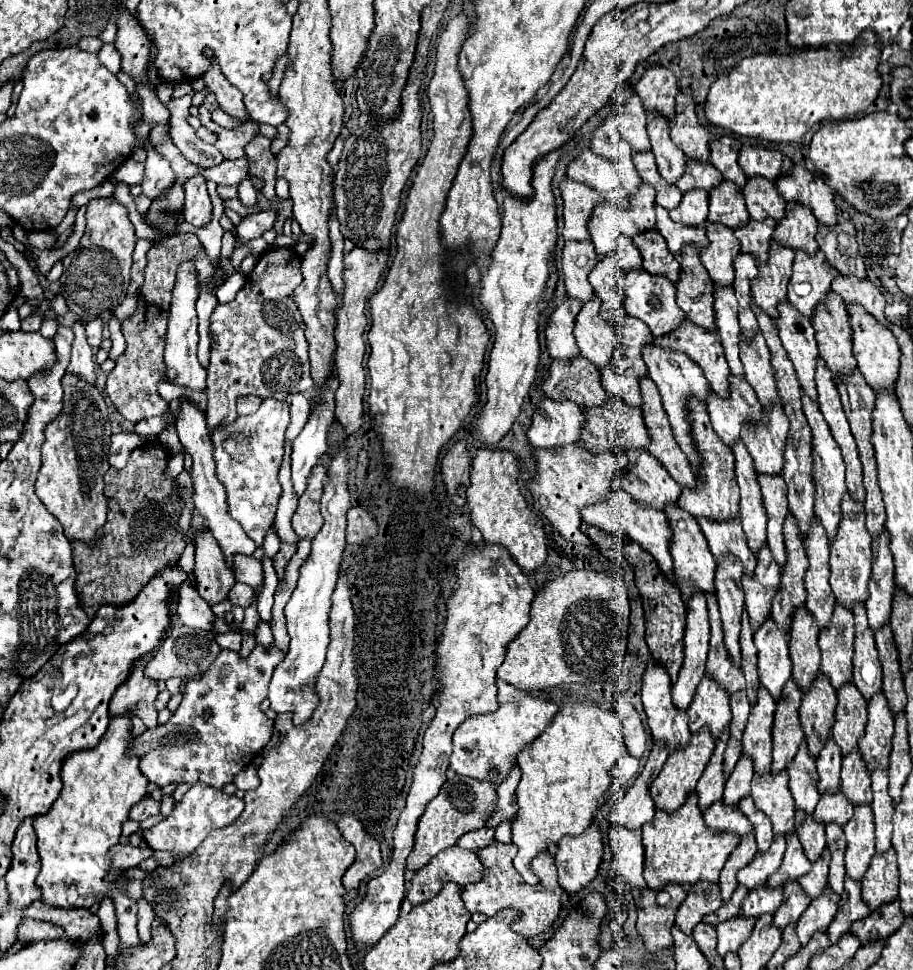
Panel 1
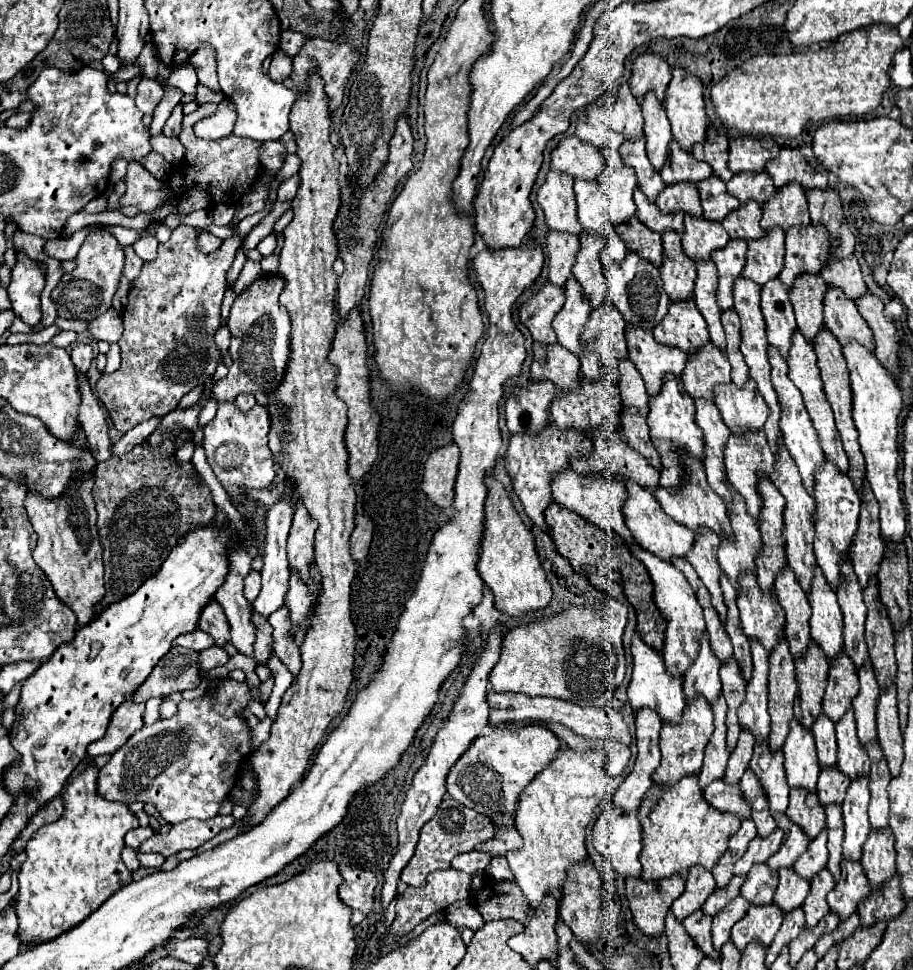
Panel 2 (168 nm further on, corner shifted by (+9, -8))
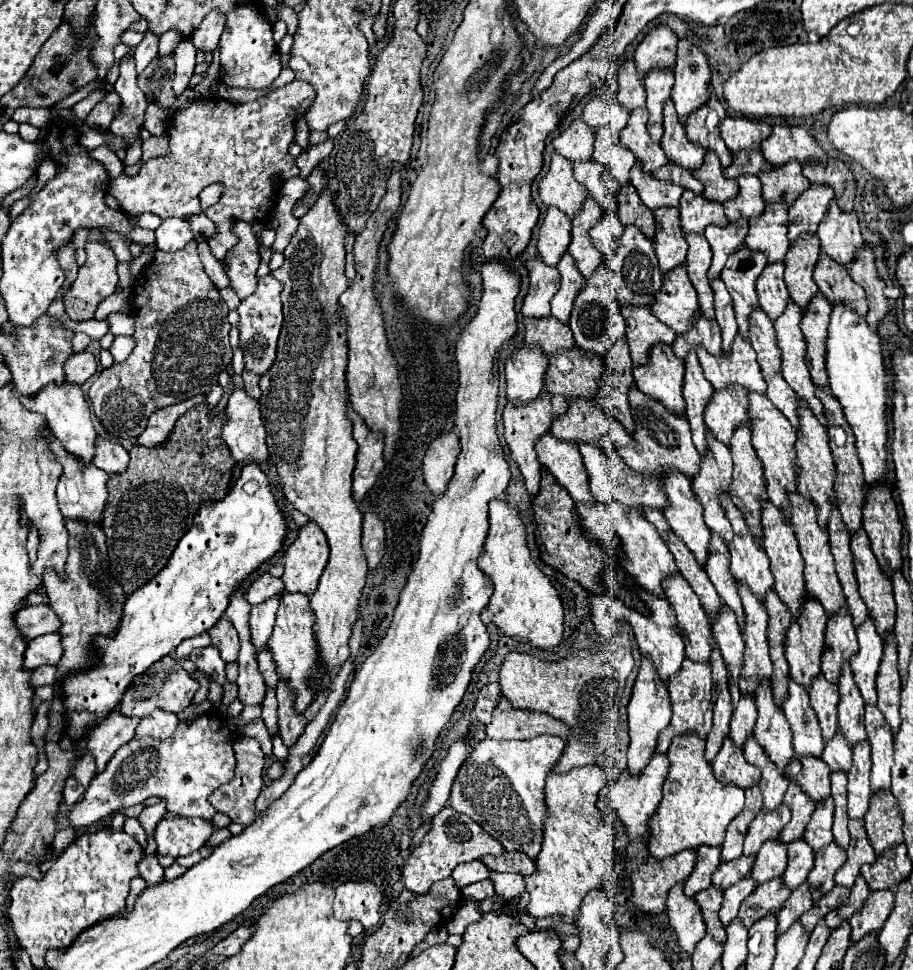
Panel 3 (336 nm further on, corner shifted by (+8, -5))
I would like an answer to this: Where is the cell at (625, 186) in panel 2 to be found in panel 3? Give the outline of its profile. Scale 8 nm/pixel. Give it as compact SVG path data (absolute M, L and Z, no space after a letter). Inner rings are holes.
M603 126L597 130L593 160L601 162L607 168L607 172L617 180L619 186L631 182L629 170L637 162L633 152L619 144L619 134L611 126Z

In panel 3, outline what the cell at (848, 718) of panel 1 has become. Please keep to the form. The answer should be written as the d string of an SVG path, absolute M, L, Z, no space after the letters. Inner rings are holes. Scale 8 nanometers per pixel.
M847 608L827 620L825 638L827 642L825 642L825 652L821 660L821 672L829 682L837 684L843 664L849 662L857 650L855 626L851 622Z

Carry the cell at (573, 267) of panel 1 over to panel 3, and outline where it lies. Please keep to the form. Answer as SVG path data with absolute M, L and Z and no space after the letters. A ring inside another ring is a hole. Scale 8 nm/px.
M547 208L545 220L539 228L537 250L547 266L557 266L571 244L571 220L557 208Z

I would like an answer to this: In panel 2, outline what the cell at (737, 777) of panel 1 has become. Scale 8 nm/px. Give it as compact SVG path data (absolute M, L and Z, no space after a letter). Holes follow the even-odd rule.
M742 729L738 745L734 747L730 761L728 761L728 767L726 767L726 775L724 775L726 783L738 783L740 781L740 777L744 775L744 771L750 763L752 749L754 749L754 735L748 729Z

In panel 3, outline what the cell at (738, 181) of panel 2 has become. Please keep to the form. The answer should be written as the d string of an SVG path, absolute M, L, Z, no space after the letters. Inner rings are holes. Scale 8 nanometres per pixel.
M741 152L733 156L733 164L723 170L723 174L731 180L737 180L737 176L749 176L749 174L759 174L759 172L769 172L773 164L769 164L761 152Z

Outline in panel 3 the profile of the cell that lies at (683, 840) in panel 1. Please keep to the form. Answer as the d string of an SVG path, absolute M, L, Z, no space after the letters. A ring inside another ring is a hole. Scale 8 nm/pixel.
M695 734L677 736L667 752L667 758L669 758L669 772L663 784L663 798L657 806L657 812L649 820L649 828L651 828L649 854L655 860L665 860L683 850L697 850L703 844L721 846L729 822L743 810L743 790L737 786L725 786L713 778L711 764L705 760L705 742Z

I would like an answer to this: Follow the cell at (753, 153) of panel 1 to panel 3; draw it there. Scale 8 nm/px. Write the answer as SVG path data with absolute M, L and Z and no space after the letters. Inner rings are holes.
M727 116L719 130L733 154L755 152L761 148L761 142L771 136L771 126L767 122L751 122L741 116Z

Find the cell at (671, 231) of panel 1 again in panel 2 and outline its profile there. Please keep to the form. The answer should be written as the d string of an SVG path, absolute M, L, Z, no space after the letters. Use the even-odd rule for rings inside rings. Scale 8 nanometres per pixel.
M640 187L634 189L634 203L638 207L638 217L642 219L642 223L646 223L646 227L650 227L652 231L656 233L664 233L666 229L674 229L678 233L682 233L682 219L684 219L684 213L682 211L676 211L676 213L662 213L658 209L658 205L650 203L646 199L646 195L642 193Z

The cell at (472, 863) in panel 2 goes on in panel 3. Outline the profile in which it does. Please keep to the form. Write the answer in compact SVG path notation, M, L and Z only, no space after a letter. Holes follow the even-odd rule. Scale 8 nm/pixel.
M473 860L473 862L467 862L467 864L459 864L459 868L455 868L455 872L451 876L453 876L455 884L459 888L463 888L471 882L489 878L489 872L487 872L487 866L481 864L481 860Z

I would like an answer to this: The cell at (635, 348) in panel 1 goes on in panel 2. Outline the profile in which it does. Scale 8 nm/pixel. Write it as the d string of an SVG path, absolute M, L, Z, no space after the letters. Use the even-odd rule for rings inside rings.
M606 297L604 303L598 309L590 311L590 317L584 323L584 331L580 335L580 341L582 341L582 347L584 347L584 353L580 357L580 361L582 361L580 371L582 371L584 377L600 379L602 371L616 369L618 361L628 357L626 341L624 341L624 327L626 327L626 321L620 315L620 311L614 307L614 303L610 303L610 297Z

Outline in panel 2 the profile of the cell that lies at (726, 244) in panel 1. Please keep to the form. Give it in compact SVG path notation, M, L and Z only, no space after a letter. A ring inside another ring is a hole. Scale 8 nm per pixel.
M684 215L682 247L690 259L708 259L714 249L722 249L730 241L726 229L718 221L708 221L704 217Z

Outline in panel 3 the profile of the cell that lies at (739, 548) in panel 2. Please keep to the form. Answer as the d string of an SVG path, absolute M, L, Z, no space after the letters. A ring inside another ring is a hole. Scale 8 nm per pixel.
M707 434L707 444L709 450L701 460L701 472L695 476L691 486L705 508L707 526L723 536L725 544L729 544L729 540L733 540L733 528L731 522L727 522L727 514L723 512L721 494L729 492L731 486L731 452L727 452L727 446L715 440L711 434Z

